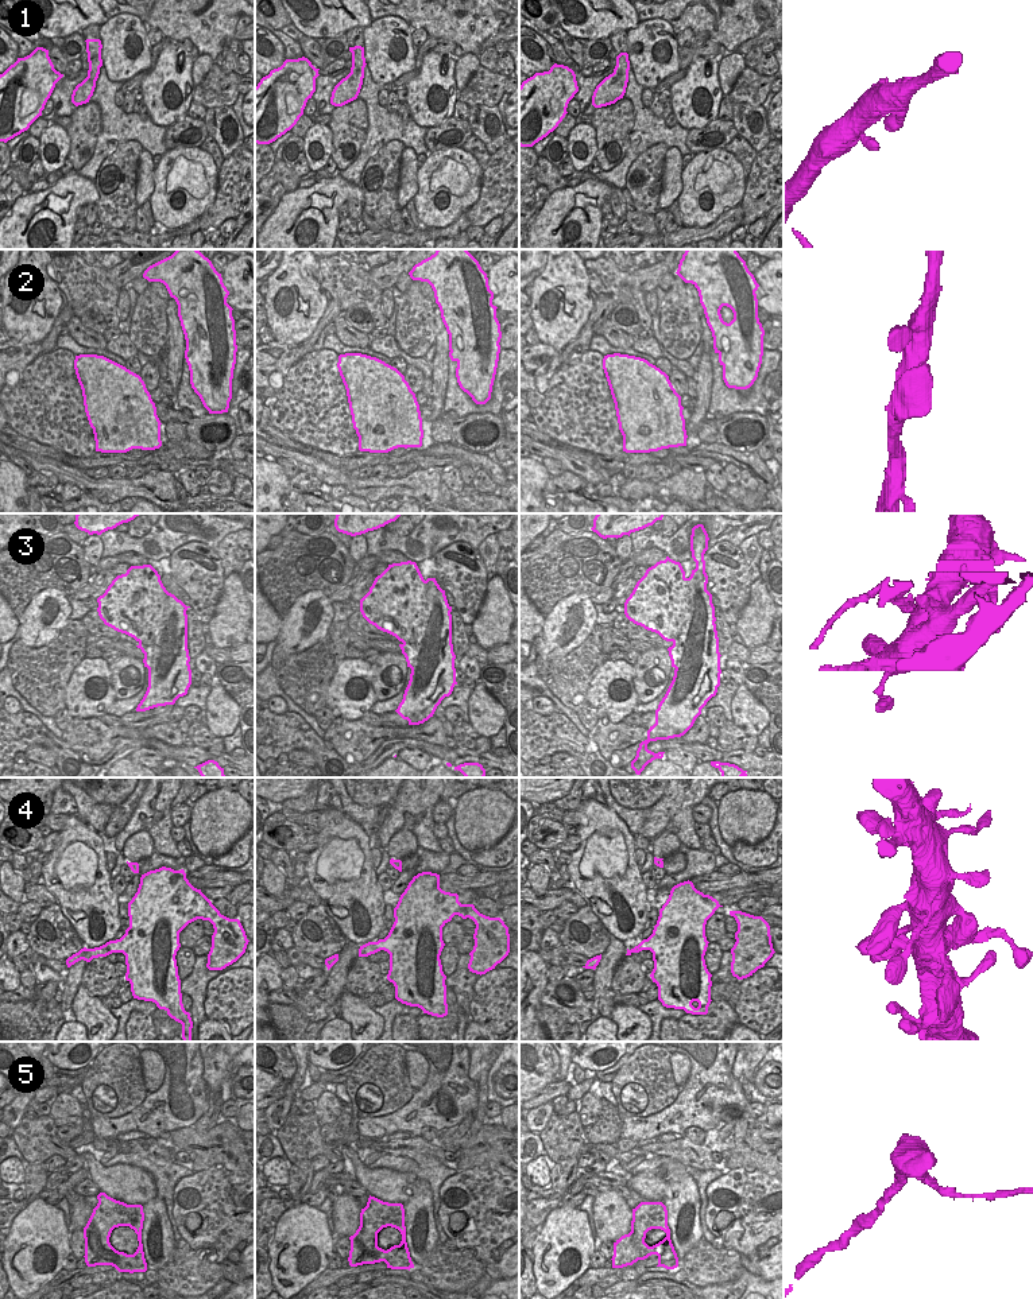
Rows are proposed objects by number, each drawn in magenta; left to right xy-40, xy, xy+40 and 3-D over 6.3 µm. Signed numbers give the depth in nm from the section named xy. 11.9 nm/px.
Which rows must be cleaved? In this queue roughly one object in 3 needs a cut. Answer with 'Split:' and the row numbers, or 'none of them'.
Split: 3, 5

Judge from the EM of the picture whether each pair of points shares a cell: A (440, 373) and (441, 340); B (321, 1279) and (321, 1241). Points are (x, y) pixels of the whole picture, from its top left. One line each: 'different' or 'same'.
A: same
B: different

